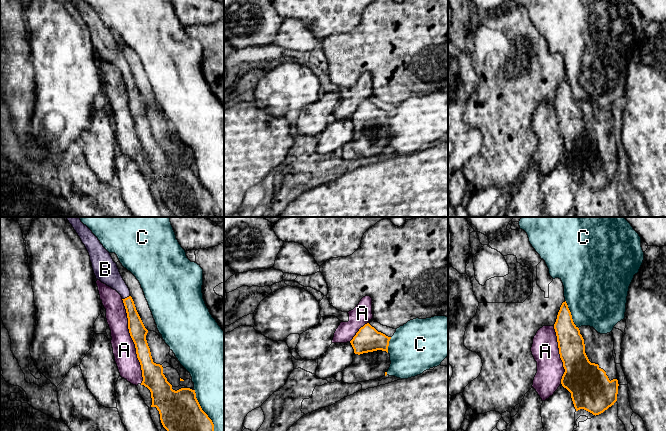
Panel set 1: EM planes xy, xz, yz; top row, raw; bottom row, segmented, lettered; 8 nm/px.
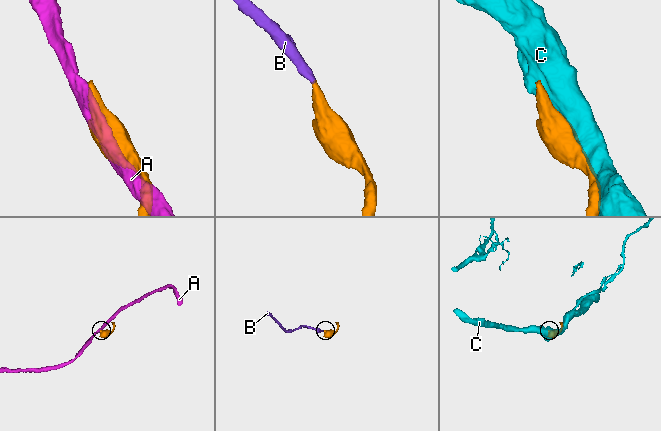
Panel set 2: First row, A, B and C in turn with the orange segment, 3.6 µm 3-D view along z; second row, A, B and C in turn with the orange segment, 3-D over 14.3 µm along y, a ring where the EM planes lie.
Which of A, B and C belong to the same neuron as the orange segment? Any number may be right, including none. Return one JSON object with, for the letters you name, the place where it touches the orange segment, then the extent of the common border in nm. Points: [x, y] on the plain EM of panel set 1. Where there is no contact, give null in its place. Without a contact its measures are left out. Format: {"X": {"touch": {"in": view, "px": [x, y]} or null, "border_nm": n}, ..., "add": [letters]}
{"B": {"touch": {"in": "xy", "px": [127, 73]}, "border_nm": 80}, "add": ["B"]}

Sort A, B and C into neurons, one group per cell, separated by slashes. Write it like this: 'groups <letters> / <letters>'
groups A / B / C

